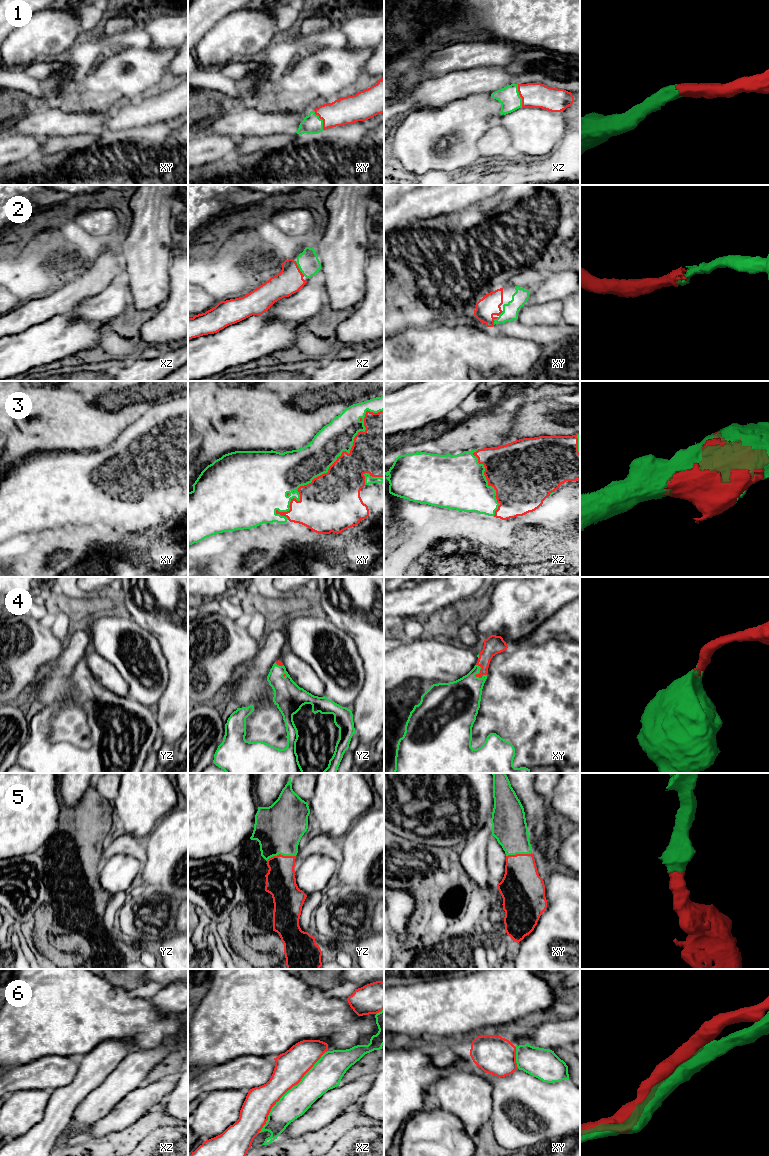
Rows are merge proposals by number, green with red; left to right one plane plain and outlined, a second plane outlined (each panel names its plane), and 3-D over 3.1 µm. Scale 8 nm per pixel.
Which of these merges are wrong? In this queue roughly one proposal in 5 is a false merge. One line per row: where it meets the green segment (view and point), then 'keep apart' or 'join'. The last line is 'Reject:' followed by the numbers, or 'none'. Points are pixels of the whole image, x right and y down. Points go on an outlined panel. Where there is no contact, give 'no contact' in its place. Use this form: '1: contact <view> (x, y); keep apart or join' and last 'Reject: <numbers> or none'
1: contact xz (519, 96); join
2: contact xz (299, 268); join
3: contact xy (333, 462); join
4: contact xy (476, 673); join
5: contact yz (280, 853); join
6: contact xz (288, 1090); join
Reject: none

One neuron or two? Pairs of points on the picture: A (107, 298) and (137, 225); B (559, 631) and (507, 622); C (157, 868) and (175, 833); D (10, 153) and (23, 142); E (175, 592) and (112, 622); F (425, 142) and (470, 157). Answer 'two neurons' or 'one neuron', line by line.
A: two neurons
B: two neurons
C: one neuron
D: one neuron
E: two neurons
F: one neuron

